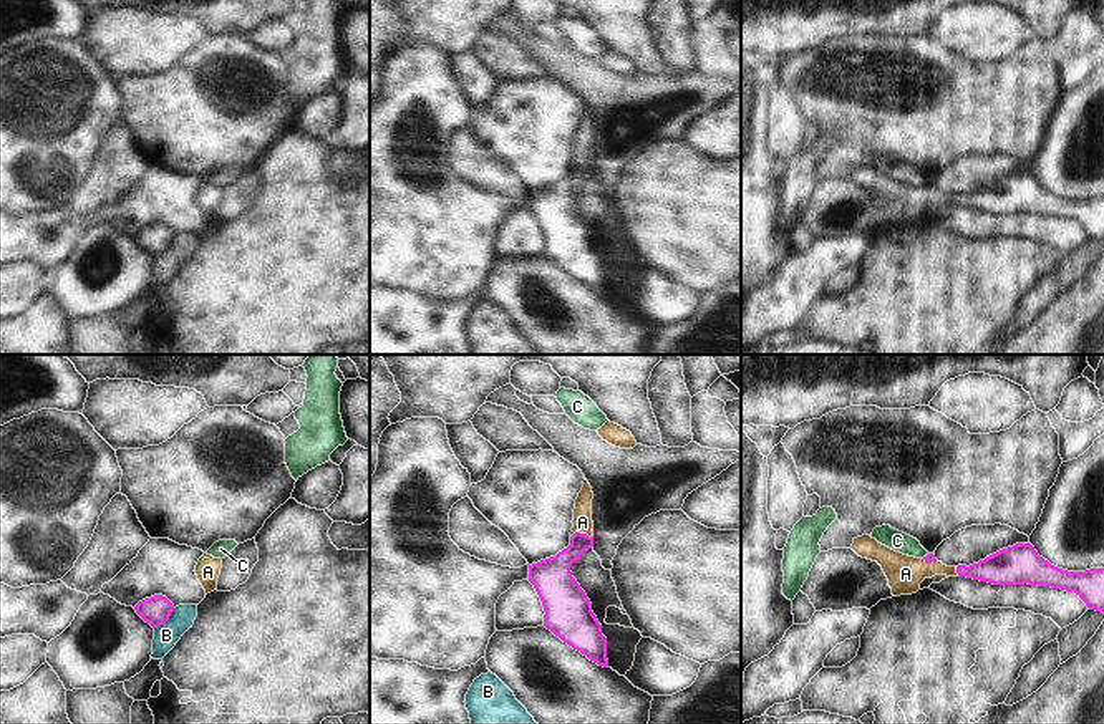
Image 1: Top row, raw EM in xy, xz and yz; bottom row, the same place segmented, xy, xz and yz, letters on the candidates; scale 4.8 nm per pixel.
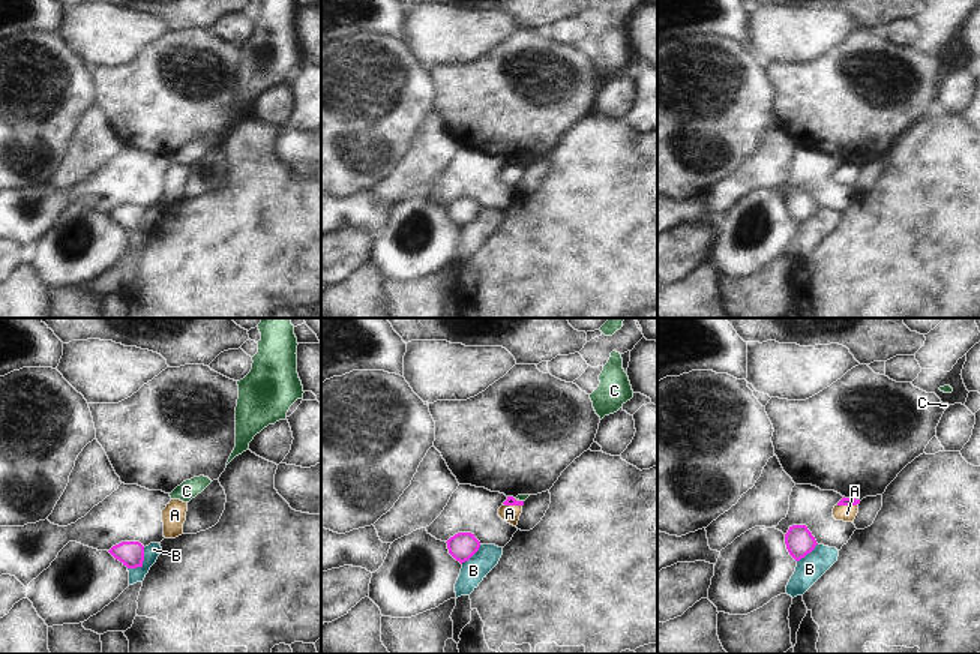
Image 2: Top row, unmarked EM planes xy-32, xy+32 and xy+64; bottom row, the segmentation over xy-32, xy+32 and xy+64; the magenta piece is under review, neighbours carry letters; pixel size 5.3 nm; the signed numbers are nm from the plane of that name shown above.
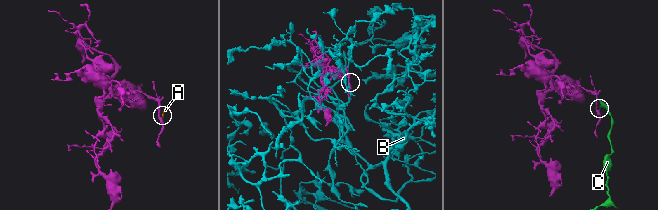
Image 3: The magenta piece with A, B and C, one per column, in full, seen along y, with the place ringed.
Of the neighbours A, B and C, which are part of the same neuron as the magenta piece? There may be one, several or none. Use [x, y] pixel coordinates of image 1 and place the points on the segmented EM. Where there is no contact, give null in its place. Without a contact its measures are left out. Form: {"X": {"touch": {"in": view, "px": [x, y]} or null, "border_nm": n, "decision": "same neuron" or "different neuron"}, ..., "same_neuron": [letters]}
{"A": {"touch": {"in": "xz", "px": [581, 534]}, "border_nm": 110, "decision": "same neuron"}, "B": {"touch": {"in": "xy", "px": [166, 620]}, "border_nm": 140, "decision": "different neuron"}, "C": {"touch": null, "decision": "different neuron"}, "same_neuron": ["A"]}

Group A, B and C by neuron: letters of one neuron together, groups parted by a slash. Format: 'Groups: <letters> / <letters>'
Groups: A / B / C.

